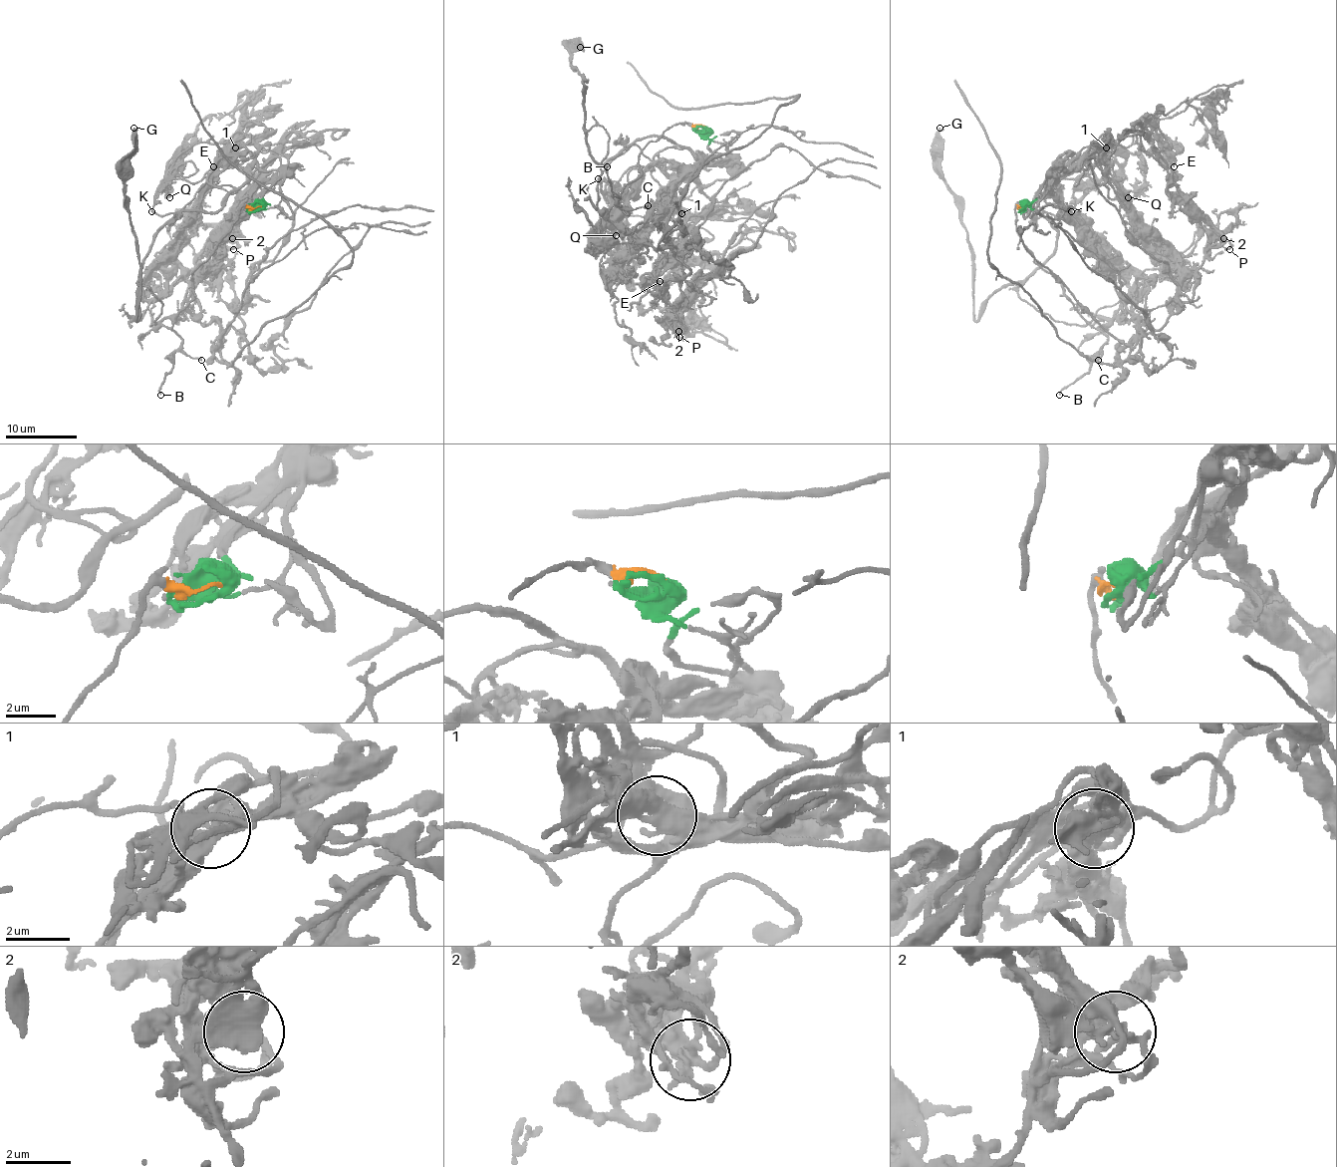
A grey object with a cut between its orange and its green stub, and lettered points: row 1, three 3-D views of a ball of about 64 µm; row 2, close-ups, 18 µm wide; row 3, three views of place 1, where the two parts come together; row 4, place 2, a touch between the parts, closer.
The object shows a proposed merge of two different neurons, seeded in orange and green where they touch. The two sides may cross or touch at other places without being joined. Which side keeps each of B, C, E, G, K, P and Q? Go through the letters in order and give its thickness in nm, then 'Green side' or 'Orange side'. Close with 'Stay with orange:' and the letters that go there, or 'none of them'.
B: Thickness 180 nm. Orange side
C: Thickness 180 nm. Orange side
E: Thickness 180 nm. Green side
G: Thickness 340 nm. Green side
K: Thickness 180 nm. Green side
P: Thickness 160 nm. Green side
Q: Thickness 170 nm. Green side
Stay with orange: B, C

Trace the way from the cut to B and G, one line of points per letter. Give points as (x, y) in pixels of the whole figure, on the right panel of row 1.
B: (1021, 206), (1014, 210), (1016, 233), (1043, 269), (1059, 282), (1065, 296), (1106, 337), (1092, 366), (1059, 395)
G: (1021, 206), (1077, 166), (1038, 201), (1056, 249), (975, 319), (939, 128)

